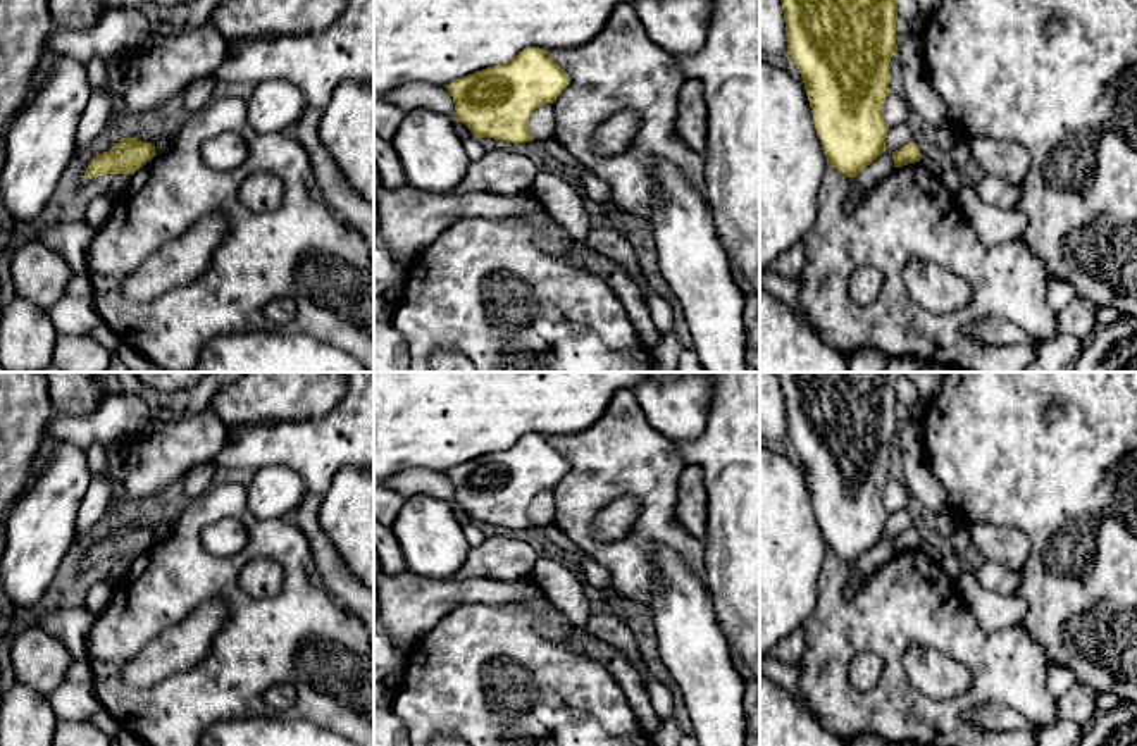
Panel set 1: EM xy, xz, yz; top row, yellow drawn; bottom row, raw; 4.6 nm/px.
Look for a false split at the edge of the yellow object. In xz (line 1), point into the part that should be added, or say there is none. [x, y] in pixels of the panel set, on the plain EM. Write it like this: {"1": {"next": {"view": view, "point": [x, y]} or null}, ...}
{"1": {"next": null}}

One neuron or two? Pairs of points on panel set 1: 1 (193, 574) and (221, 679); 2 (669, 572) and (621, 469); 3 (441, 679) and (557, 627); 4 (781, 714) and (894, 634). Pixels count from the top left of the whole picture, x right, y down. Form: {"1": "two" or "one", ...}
{"1": "one", "2": "two", "3": "two", "4": "two"}

